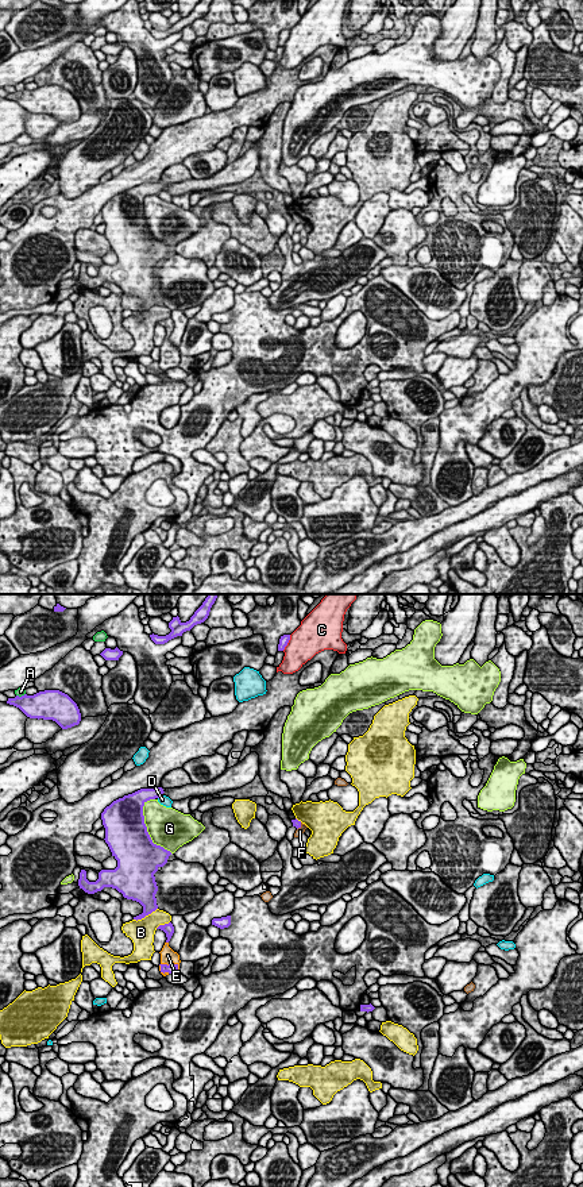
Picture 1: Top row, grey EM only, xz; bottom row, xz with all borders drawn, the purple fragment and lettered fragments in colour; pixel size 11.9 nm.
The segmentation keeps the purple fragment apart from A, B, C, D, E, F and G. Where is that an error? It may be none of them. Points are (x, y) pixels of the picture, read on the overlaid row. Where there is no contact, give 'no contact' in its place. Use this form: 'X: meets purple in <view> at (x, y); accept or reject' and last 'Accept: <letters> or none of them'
A: meets purple in xz at (22, 696); reject
B: meets purple in xz at (145, 916); reject
C: meets purple in xz at (286, 643); reject
D: meets purple in xz at (159, 796); reject
E: meets purple in xz at (166, 964); accept
F: meets purple in xz at (300, 827); reject
G: meets purple in xz at (146, 829); reject
Accept: E

